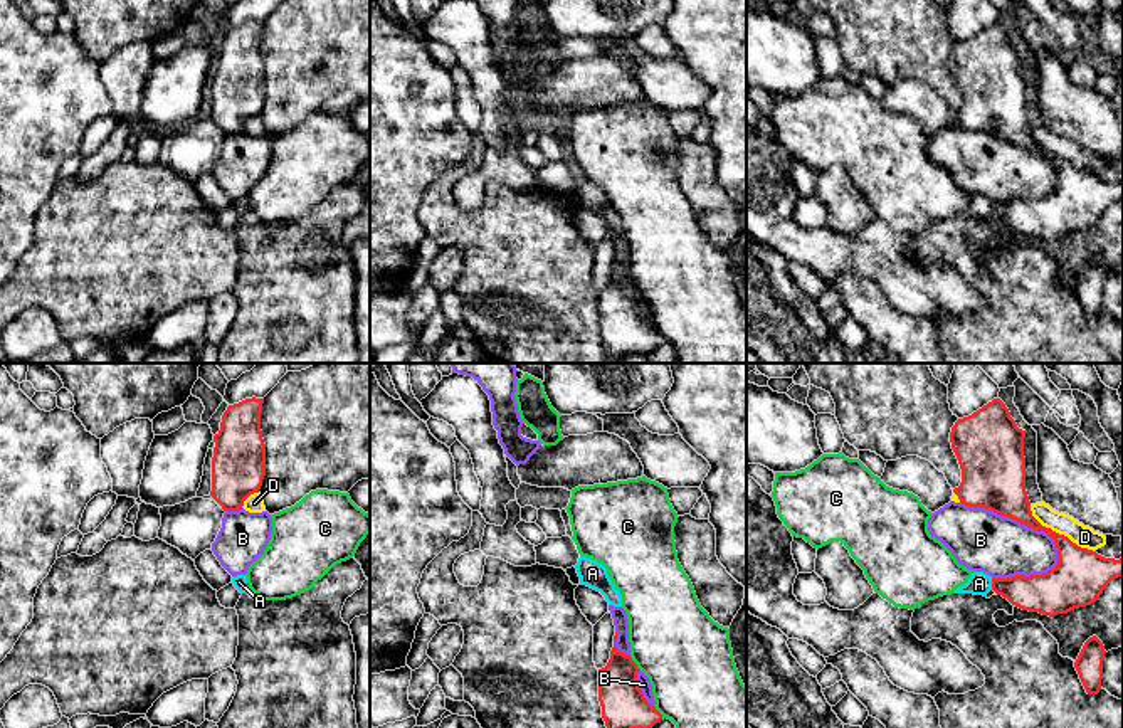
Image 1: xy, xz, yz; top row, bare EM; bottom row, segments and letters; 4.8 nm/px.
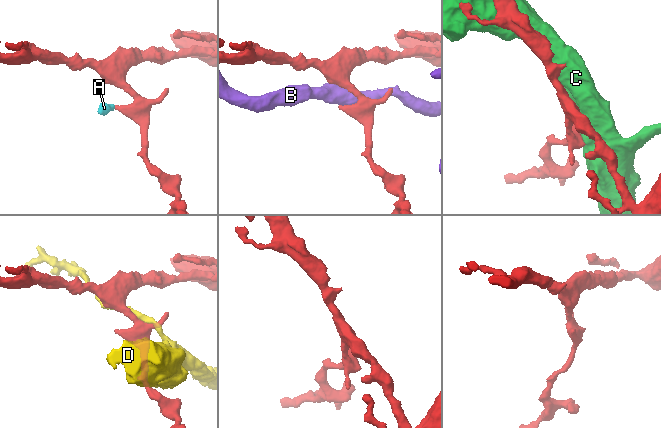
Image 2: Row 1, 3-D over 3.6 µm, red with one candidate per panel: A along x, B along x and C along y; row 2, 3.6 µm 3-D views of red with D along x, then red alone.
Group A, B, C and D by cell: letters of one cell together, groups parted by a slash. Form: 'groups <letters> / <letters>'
groups A / B / C / D

